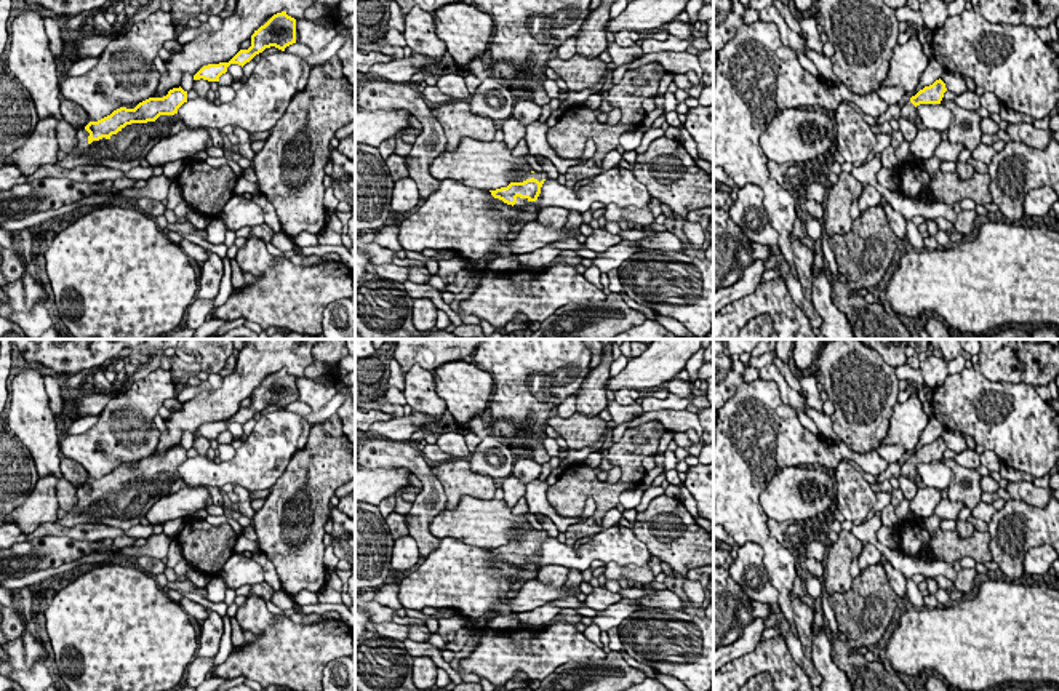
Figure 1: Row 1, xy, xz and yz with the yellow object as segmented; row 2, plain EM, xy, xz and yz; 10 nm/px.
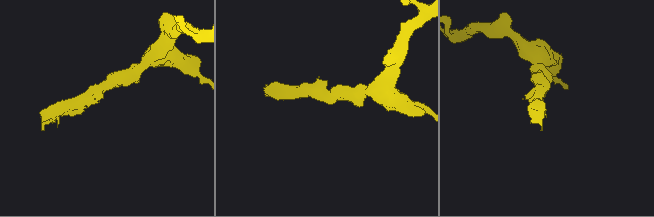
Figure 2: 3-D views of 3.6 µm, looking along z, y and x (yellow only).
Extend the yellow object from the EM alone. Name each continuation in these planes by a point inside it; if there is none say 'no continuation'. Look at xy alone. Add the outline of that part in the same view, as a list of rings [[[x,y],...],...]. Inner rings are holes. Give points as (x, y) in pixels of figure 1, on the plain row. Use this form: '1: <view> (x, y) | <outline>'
1: xy (123, 509) | [[[160,473],[155,480],[131,481],[109,497],[88,501],[86,488],[77,489],[77,504],[66,513],[59,525],[75,526],[98,523],[128,531],[139,525],[149,509],[163,496],[176,493],[184,483],[179,473]]]

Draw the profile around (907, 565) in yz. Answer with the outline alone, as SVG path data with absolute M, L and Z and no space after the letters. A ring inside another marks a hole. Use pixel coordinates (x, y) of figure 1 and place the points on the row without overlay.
M877 542L875 547L888 558L893 568L904 574L904 577L921 574L925 577L944 576L952 582L957 579L957 571L950 563L945 561L926 563L921 558L907 557L902 552L891 550L880 542Z

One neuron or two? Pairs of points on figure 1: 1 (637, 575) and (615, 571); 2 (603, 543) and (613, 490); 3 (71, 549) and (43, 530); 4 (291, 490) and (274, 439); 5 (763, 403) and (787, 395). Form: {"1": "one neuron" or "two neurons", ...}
{"1": "one neuron", "2": "two neurons", "3": "two neurons", "4": "two neurons", "5": "two neurons"}

